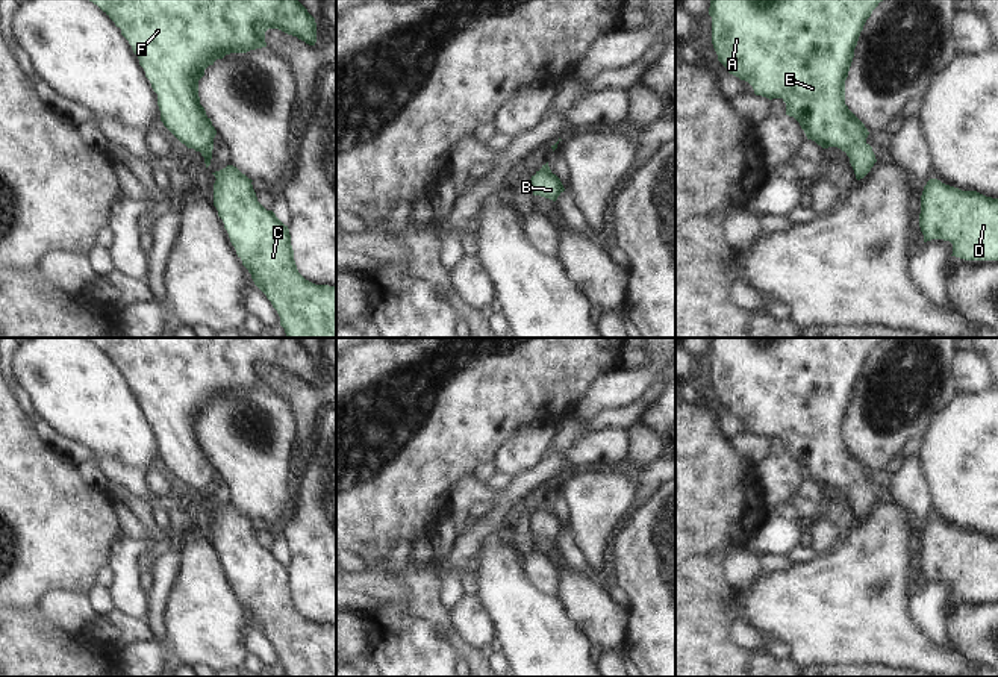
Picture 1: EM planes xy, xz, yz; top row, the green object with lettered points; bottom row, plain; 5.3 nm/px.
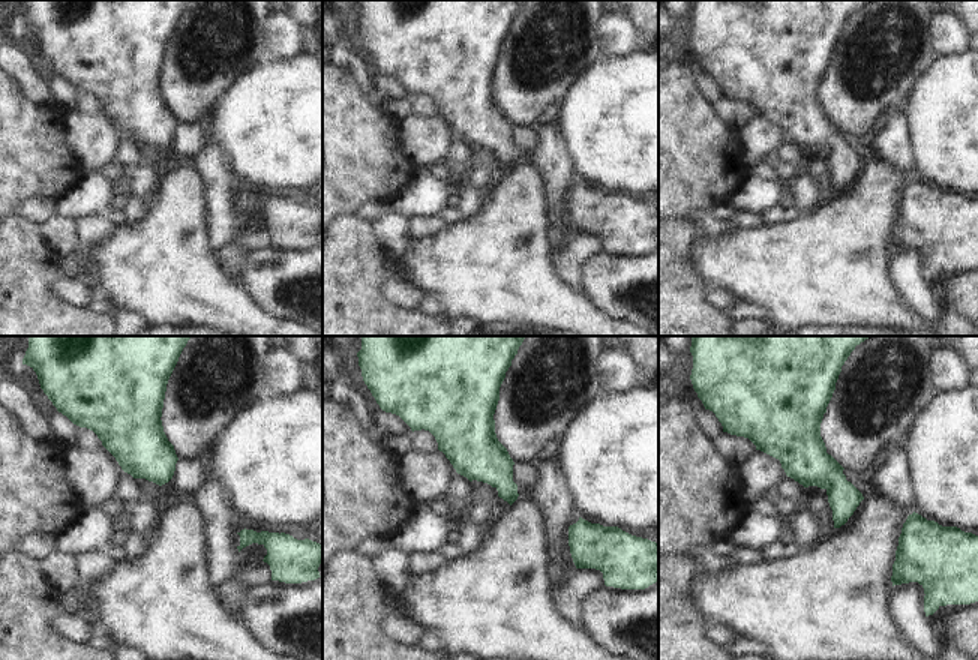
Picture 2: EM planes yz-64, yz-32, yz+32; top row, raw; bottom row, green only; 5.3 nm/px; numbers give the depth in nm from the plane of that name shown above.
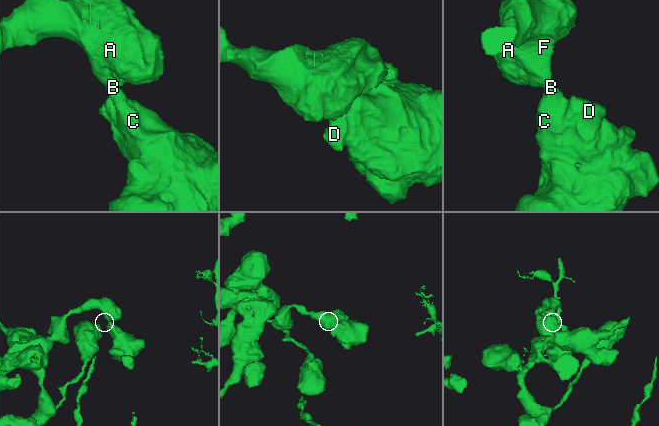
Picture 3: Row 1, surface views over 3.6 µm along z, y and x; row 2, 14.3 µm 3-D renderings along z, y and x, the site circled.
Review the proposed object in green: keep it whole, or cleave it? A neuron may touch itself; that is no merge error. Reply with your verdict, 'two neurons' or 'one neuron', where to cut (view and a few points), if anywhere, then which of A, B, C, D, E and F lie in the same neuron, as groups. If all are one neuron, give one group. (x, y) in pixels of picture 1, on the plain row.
one neuron | no cut | A B C D E F

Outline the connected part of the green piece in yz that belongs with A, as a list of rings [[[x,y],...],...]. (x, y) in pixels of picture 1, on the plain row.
[[[712,338],[709,347],[709,354],[712,356],[712,383],[718,394],[718,400],[730,413],[748,421],[756,435],[762,435],[769,439],[781,438],[786,442],[786,454],[794,456],[800,462],[807,479],[815,480],[822,488],[837,486],[845,491],[857,519],[863,518],[871,510],[877,498],[872,486],[866,482],[869,474],[868,468],[845,444],[845,420],[848,416],[860,371],[872,350],[883,339],[884,338]]]

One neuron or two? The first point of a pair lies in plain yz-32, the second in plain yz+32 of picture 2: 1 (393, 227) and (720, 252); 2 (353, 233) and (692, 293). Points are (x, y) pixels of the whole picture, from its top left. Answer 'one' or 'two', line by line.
1: two
2: one

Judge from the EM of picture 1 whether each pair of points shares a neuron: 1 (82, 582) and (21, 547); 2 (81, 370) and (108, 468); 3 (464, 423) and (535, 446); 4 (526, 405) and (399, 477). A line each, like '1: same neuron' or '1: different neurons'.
1: same neuron
2: different neurons
3: different neurons
4: same neuron

